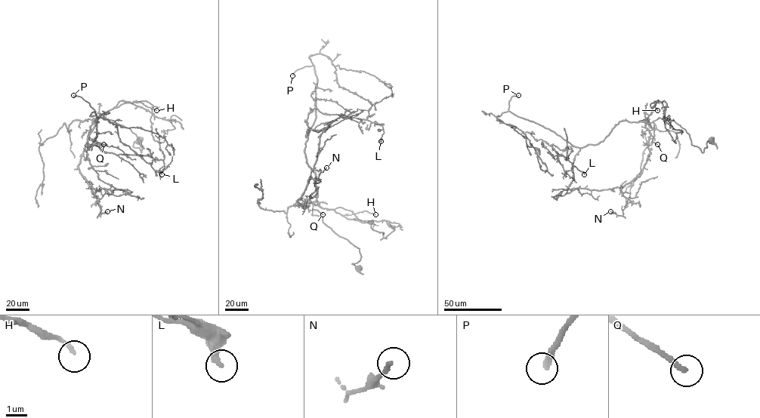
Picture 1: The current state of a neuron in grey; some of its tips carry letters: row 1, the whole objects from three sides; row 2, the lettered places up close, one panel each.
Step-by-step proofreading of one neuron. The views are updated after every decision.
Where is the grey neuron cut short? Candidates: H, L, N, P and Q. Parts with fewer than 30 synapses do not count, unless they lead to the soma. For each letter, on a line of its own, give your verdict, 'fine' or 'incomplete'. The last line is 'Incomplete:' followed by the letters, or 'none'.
H: fine
L: fine
N: fine
P: incomplete
Q: fine
Incomplete: P

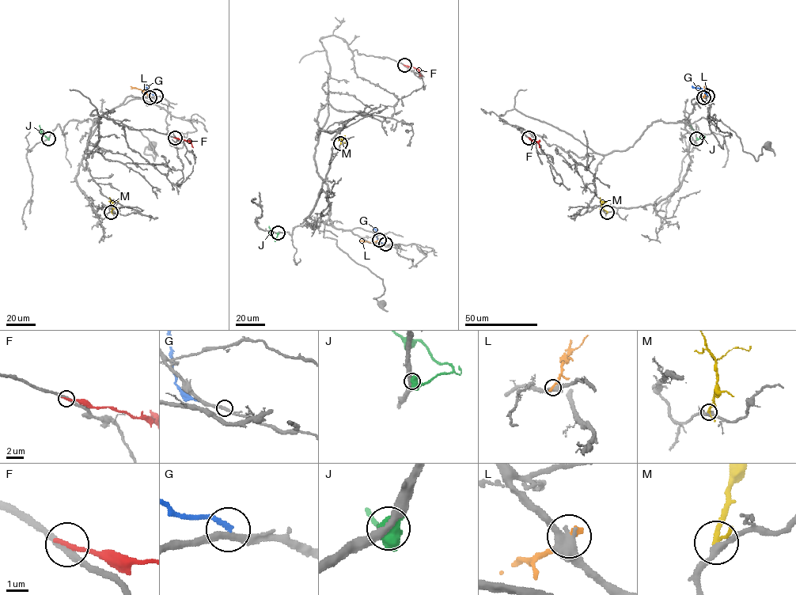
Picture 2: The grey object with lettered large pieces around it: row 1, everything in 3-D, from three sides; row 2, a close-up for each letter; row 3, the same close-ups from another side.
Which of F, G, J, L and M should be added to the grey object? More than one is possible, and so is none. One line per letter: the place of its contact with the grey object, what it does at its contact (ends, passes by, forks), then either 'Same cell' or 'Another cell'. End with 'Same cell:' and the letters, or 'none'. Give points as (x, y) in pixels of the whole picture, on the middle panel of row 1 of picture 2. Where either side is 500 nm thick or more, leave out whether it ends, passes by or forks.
F: Touches grey at (404, 65). It ends there. Another cell
G: Touches grey at (385, 244). It ends there. Another cell
J: Touches grey at (278, 233). Another cell
L: Touches grey at (379, 240). It ends there. Another cell
M: Touches grey at (340, 143). It passes by. Another cell
Same cell: none

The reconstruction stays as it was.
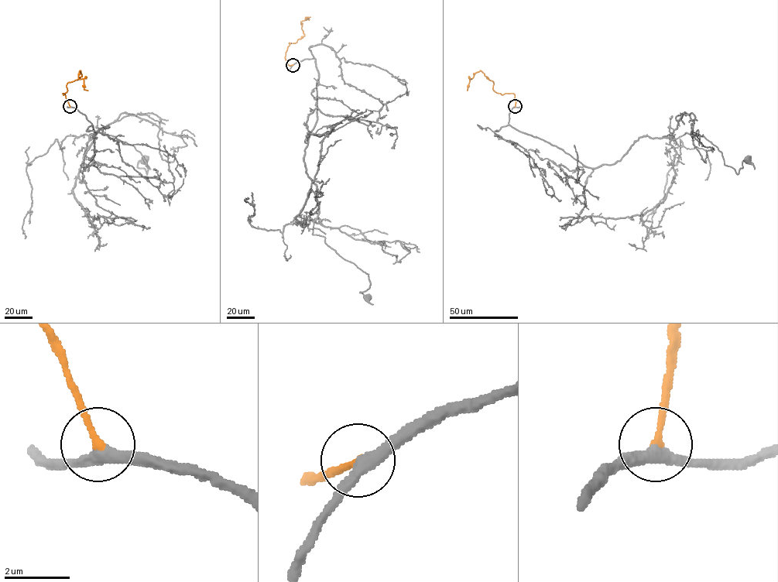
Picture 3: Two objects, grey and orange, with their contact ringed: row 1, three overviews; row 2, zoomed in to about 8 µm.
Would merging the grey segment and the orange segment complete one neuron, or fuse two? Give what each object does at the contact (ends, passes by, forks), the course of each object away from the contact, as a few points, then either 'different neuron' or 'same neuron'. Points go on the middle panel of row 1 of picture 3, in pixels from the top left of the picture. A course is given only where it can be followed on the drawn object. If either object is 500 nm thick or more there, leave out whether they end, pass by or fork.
grey passes by; orange ends; course grey (293, 64), (313, 58), (318, 72), (303, 162), (317, 190), (313, 234), (368, 274), (360, 292), (368, 298); course orange (293, 64), (288, 64), (285, 56), (289, 42), (296, 42), (304, 35), (300, 22), (310, 17); same neuron

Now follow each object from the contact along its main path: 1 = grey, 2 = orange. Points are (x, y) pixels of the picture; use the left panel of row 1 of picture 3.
1: (70, 107), (96, 131), (84, 168), (97, 132), (132, 145), (147, 173), (137, 166), (145, 159)
2: (70, 107), (62, 94), (68, 83), (82, 76), (80, 70), (78, 79), (83, 79), (83, 89), (87, 90)

